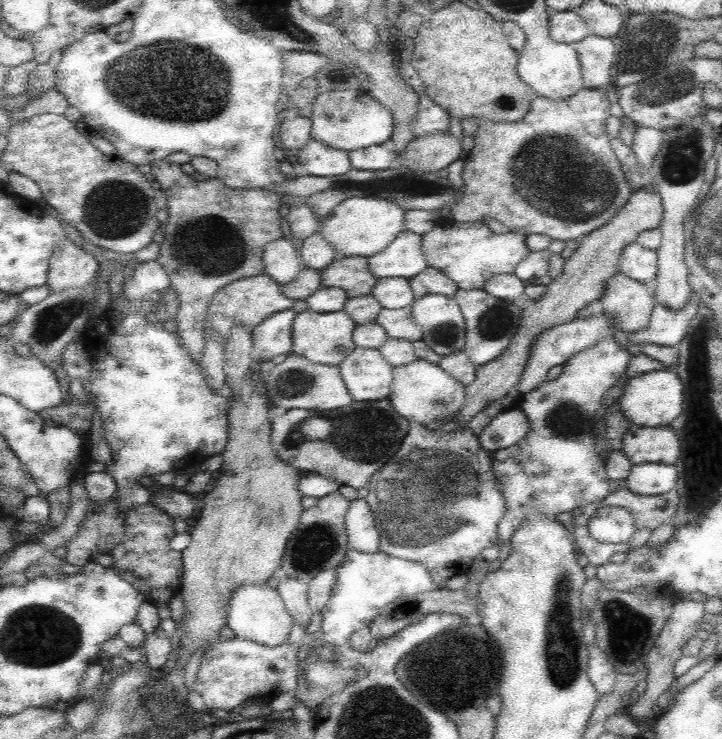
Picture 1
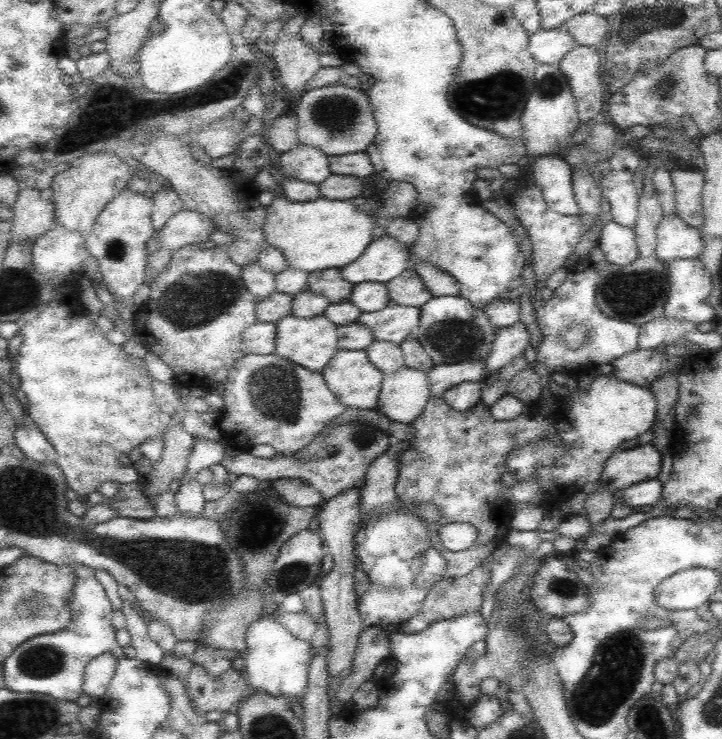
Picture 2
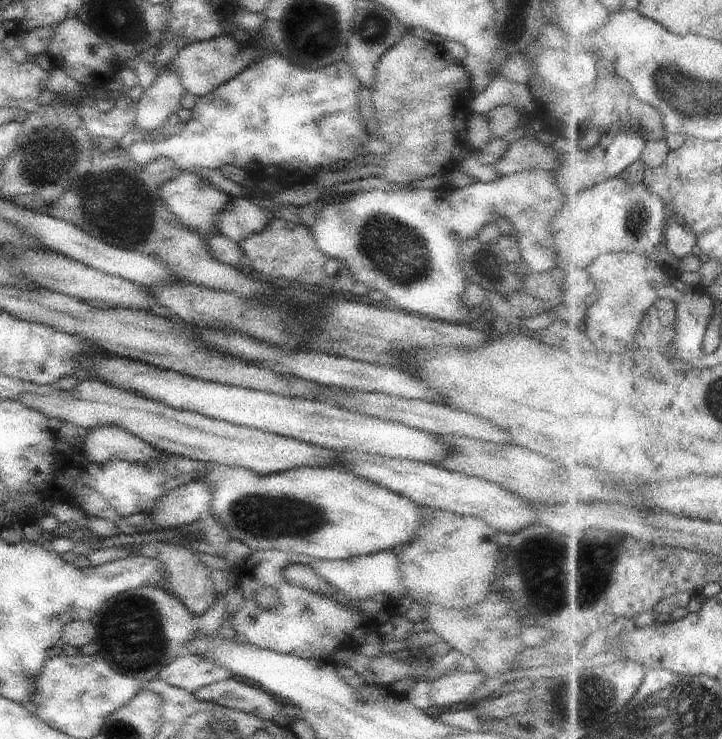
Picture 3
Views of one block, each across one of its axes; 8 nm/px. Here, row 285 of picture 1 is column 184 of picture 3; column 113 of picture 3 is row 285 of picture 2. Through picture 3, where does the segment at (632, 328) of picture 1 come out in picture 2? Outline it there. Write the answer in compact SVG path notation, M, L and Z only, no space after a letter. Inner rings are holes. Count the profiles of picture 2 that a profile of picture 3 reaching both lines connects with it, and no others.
M656 254L644 260L644 268L634 270L631 265L618 267L606 263L601 267L600 282L596 286L596 304L610 318L644 324L664 317L664 306L669 296L669 264L660 261Z

